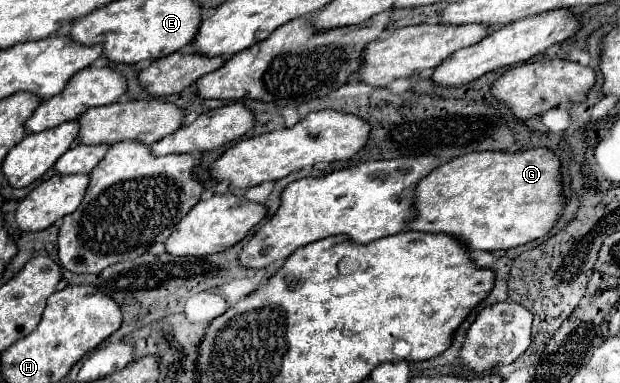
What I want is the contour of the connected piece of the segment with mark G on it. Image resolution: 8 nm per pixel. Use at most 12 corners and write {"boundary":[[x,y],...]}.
{"boundary":[[544,148],[472,152],[424,176],[406,230],[506,250],[562,212]]}

